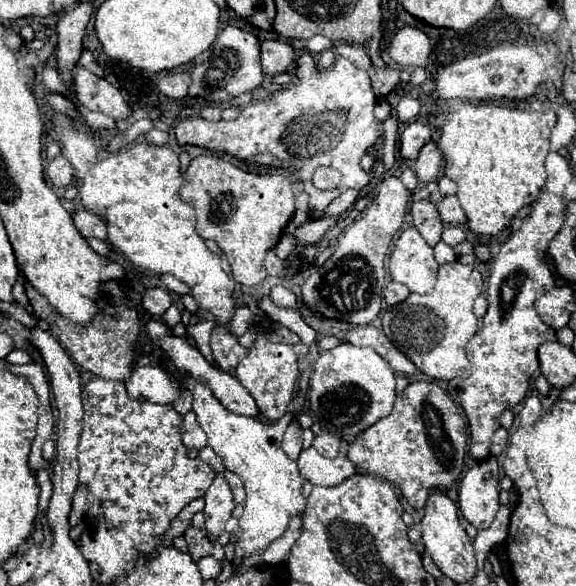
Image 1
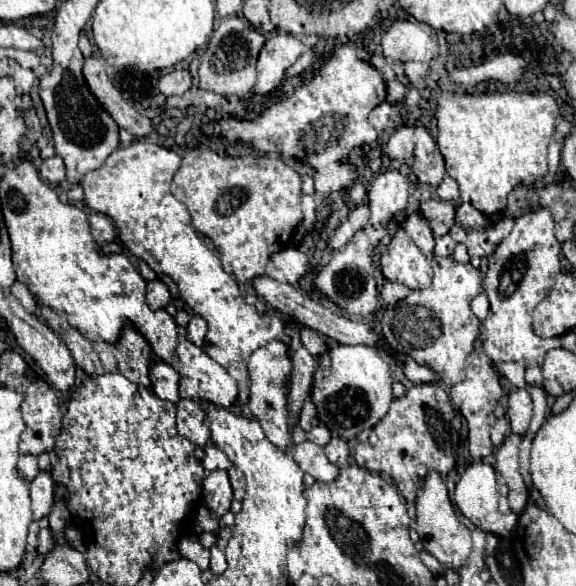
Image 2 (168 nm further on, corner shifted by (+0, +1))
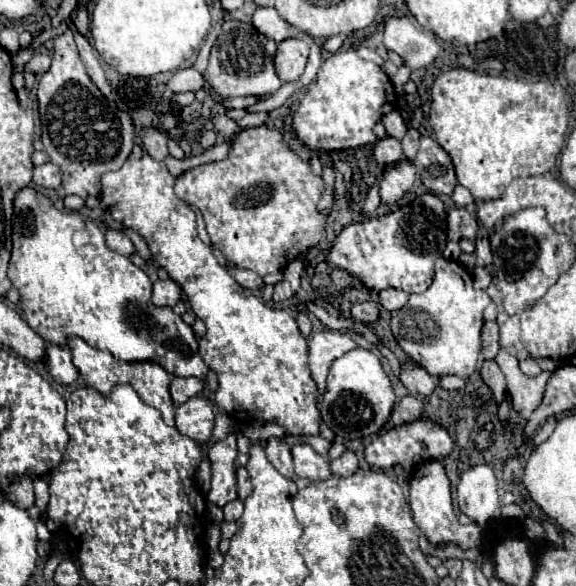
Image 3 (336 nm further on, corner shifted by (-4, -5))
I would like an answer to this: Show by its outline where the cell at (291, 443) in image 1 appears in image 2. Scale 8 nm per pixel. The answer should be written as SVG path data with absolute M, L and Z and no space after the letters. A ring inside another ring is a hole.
M297 348L291 354L291 360L293 360L293 374L291 374L291 386L287 394L287 408L289 408L289 426L293 428L299 426L301 408L309 398L317 360L305 348Z

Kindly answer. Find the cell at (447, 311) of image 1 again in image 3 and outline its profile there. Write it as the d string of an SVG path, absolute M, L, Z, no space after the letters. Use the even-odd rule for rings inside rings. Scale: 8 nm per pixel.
M453 260L435 262L433 284L423 294L411 294L401 310L393 312L391 330L399 346L429 374L455 374L469 378L477 370L481 354L483 310L491 298L473 288L471 274Z

